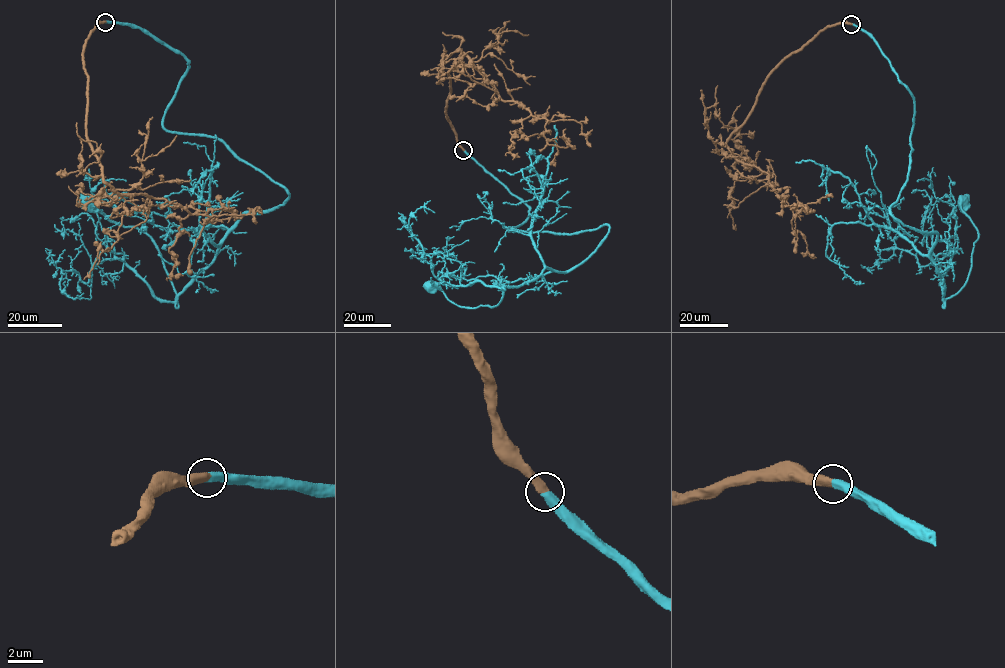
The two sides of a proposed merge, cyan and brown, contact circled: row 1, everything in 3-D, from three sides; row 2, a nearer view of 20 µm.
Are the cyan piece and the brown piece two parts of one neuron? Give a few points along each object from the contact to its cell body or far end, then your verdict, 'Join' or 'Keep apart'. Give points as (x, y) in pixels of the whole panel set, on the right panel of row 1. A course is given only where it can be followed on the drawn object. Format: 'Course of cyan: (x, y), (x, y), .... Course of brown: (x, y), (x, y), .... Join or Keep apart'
Course of cyan: (851, 24), (914, 101), (890, 213), (937, 234), (945, 299), (978, 239), (962, 202). Course of brown: (851, 24), (827, 26), (792, 52), (726, 143), (737, 160), (766, 172), (784, 204), (808, 212), (793, 195). Join

